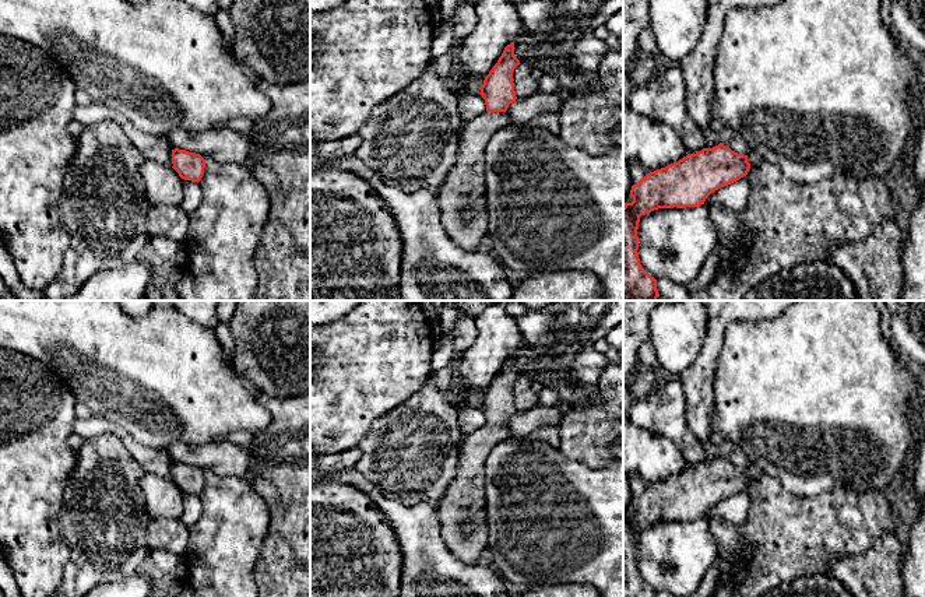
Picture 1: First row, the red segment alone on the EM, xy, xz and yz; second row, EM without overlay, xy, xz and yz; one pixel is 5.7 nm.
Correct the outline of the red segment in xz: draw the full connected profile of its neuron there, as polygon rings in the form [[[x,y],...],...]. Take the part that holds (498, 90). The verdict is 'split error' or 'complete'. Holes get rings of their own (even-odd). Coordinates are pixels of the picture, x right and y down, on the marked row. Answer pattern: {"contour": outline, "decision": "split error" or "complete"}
{"contour": [[[514,42],[507,45],[485,77],[481,95],[486,112],[462,122],[454,166],[436,190],[440,224],[462,249],[475,252],[488,235],[485,193],[485,151],[492,136],[510,123],[507,108],[516,102],[513,71],[520,64]]], "decision": "split error"}

